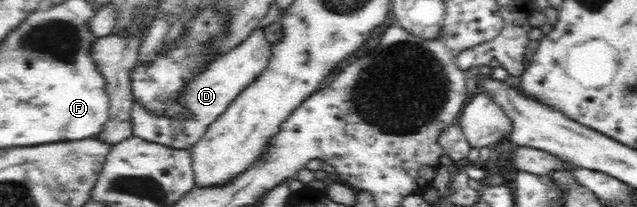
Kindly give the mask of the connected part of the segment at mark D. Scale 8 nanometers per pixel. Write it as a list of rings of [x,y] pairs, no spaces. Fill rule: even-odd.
[[[255,29],[240,45],[230,49],[209,63],[209,66],[195,78],[192,78],[185,87],[185,90],[179,95],[177,101],[187,109],[187,116],[166,116],[166,114],[152,114],[146,110],[142,104],[133,102],[131,111],[132,133],[134,136],[144,139],[150,143],[159,143],[174,149],[190,149],[206,133],[208,127],[214,120],[224,113],[224,110],[237,98],[237,95],[245,90],[256,78],[257,75],[267,66],[271,56],[271,43],[266,40],[264,30]]]

